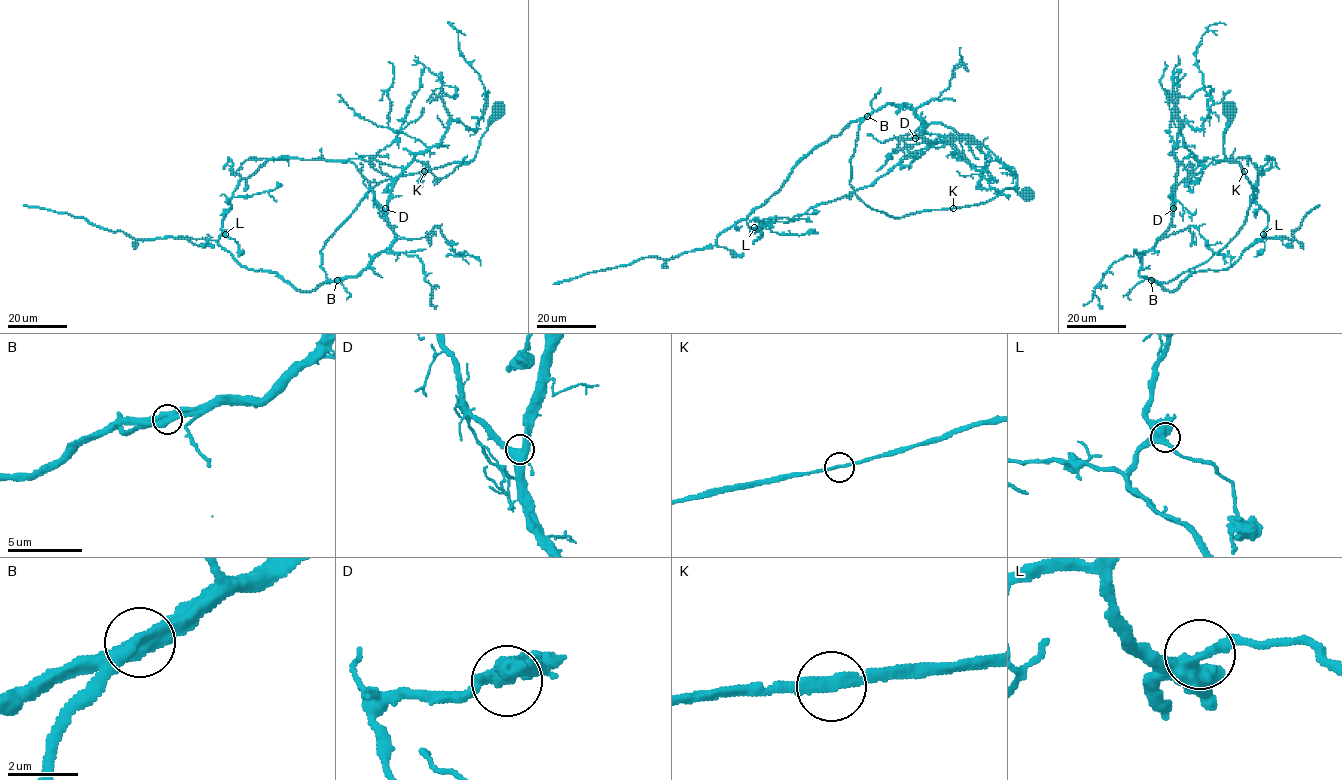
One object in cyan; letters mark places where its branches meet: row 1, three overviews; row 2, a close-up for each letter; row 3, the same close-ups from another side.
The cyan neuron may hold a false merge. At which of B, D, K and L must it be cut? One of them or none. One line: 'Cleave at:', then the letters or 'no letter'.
Cleave at: no letter

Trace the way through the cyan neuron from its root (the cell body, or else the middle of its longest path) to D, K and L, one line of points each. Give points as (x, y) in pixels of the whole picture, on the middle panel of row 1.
D: (1027, 194), (1006, 188), (899, 217), (872, 209), (849, 184), (859, 124), (908, 106), (924, 124), (915, 138)
K: (1027, 194), (1022, 196), (1006, 188), (983, 203), (953, 208)
L: (1027, 194), (1006, 188), (899, 217), (872, 209), (849, 184), (858, 118), (794, 168), (747, 218), (754, 227)

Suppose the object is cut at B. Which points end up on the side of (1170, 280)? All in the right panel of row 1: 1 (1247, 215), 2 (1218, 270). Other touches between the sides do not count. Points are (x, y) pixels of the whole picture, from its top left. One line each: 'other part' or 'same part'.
1: same part
2: other part

